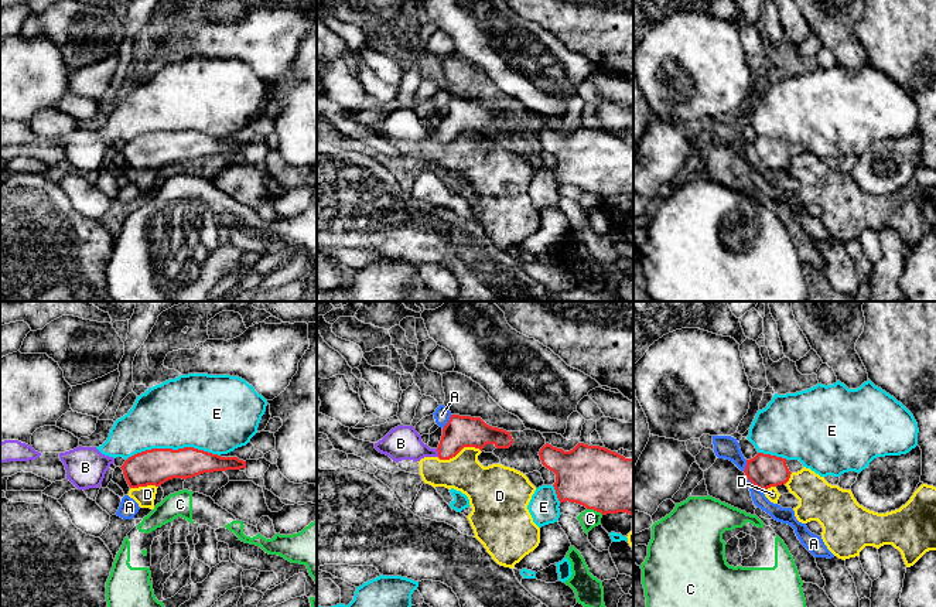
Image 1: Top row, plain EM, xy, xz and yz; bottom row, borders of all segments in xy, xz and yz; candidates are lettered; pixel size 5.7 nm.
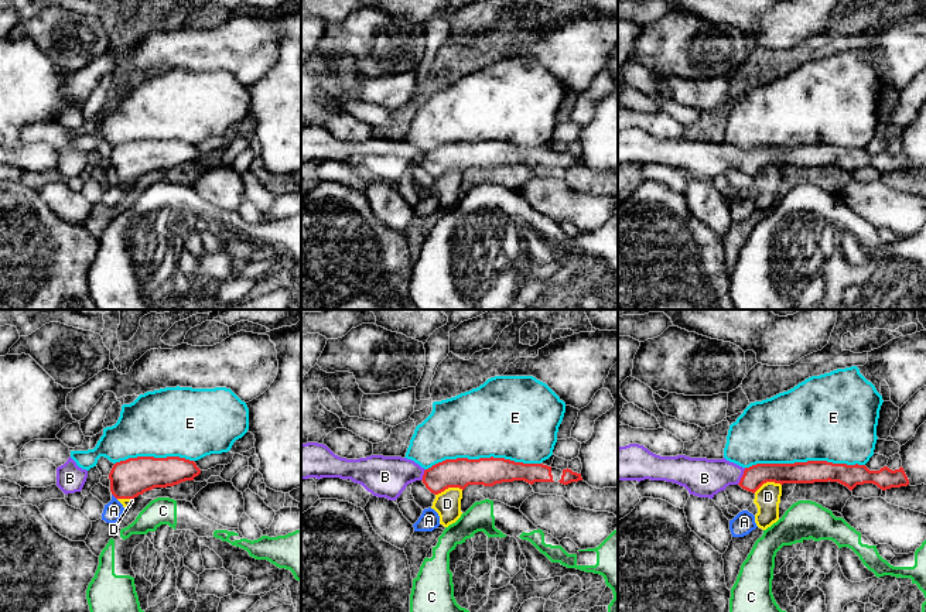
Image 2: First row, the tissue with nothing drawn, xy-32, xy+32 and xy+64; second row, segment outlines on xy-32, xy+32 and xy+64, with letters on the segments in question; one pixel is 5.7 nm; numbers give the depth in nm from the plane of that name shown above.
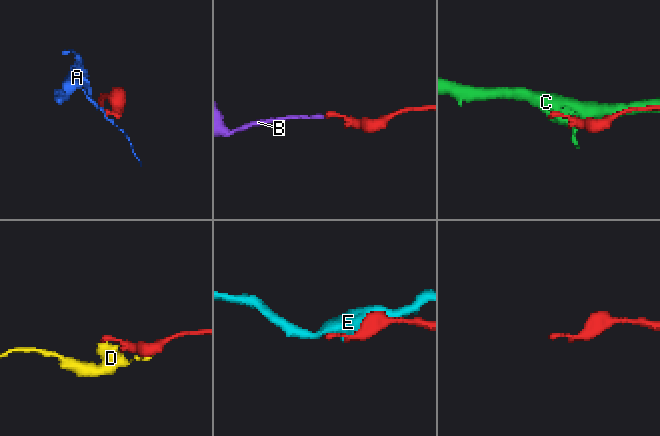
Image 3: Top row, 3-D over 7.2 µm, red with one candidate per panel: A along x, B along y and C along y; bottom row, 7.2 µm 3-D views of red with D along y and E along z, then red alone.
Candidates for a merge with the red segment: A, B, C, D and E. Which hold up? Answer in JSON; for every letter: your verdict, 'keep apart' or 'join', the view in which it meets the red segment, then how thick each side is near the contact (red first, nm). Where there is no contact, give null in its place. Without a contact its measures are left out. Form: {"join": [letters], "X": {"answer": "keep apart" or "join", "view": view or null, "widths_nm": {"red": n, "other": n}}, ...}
{"join": ["B"], "A": {"answer": "keep apart", "view": "yz", "widths_nm": {"red": 190, "other": 100}}, "B": {"answer": "join", "view": "xz", "widths_nm": {"red": 180, "other": 190}}, "C": {"answer": "keep apart", "view": "xz", "widths_nm": {"red": 360, "other": 110}}, "D": {"answer": "keep apart", "view": "xz", "widths_nm": {"red": 180, "other": 220}}, "E": {"answer": "keep apart", "view": "xy", "widths_nm": {"red": 200, "other": 420}}}

